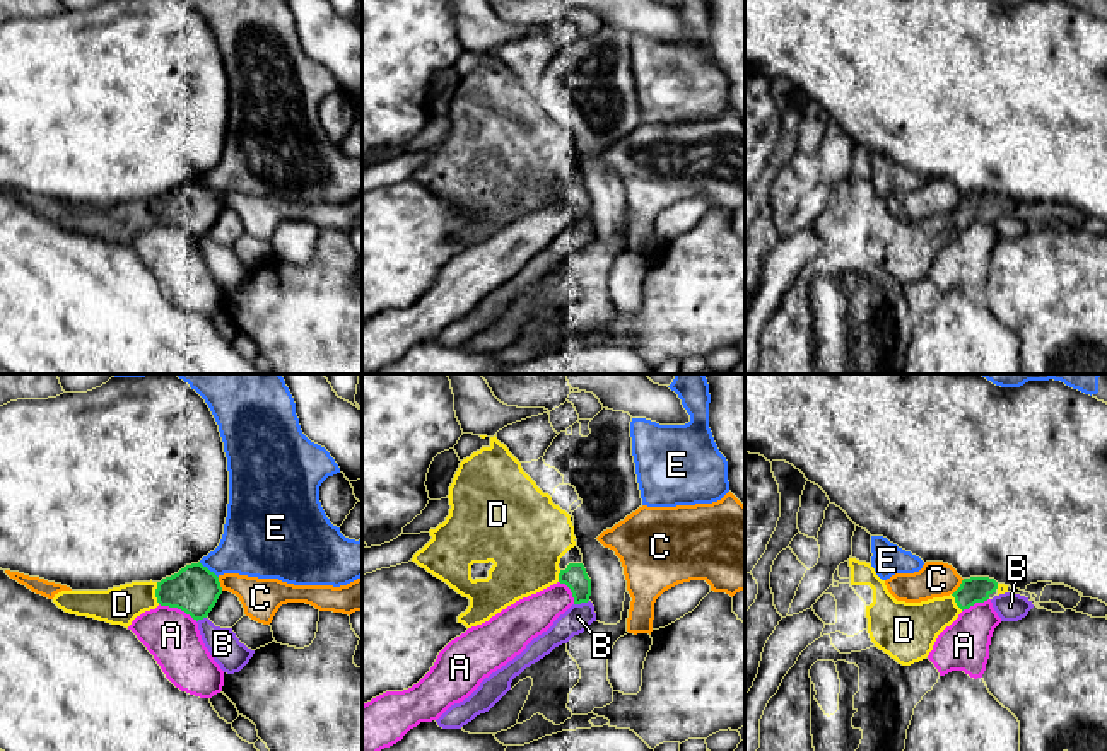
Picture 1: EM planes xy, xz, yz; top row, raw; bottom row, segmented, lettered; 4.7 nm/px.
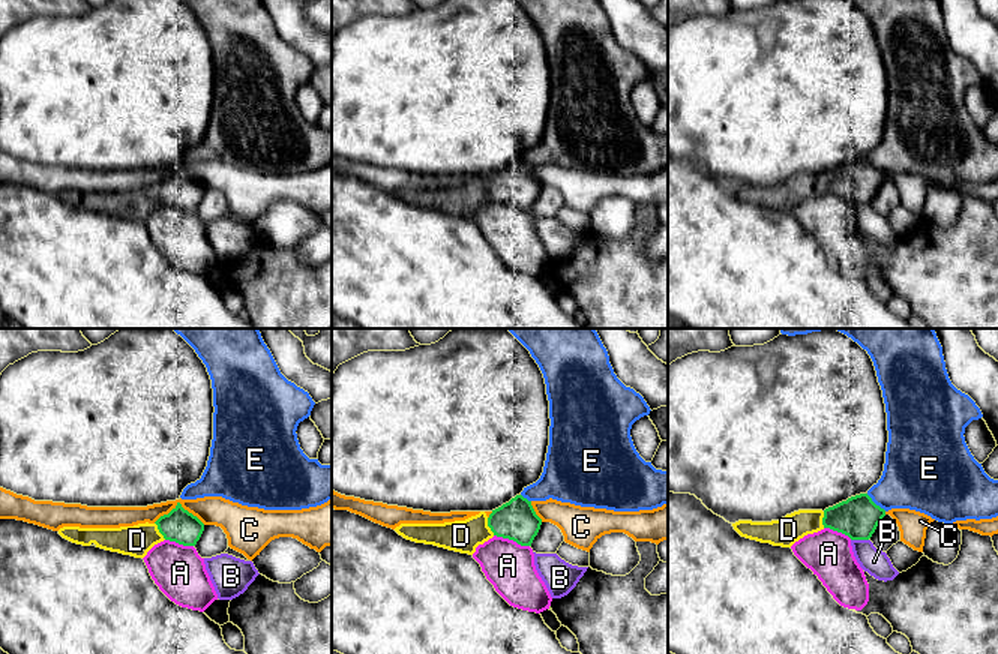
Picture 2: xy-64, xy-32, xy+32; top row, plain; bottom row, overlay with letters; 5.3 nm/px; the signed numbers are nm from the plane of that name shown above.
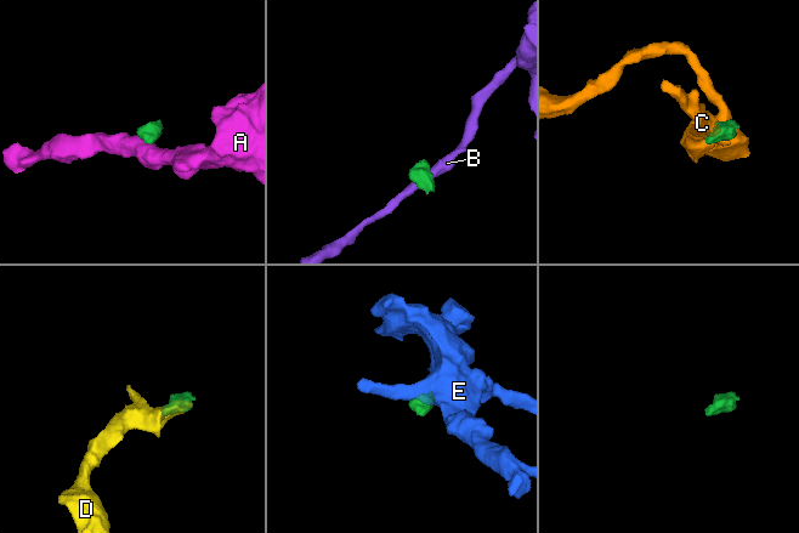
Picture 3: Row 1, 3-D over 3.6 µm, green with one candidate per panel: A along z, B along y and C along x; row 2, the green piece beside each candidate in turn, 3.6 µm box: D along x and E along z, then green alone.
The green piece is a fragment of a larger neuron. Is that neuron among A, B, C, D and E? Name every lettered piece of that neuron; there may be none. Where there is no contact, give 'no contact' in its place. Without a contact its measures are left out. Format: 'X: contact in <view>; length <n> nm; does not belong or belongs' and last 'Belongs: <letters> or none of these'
A: contact in xy; length 200 nm; does not belong
B: contact in xz; length 80 nm; does not belong
C: contact in yz; length 100 nm; does not belong
D: contact in xy; length 110 nm; belongs
E: contact in xy; length 120 nm; does not belong
Belongs: D

